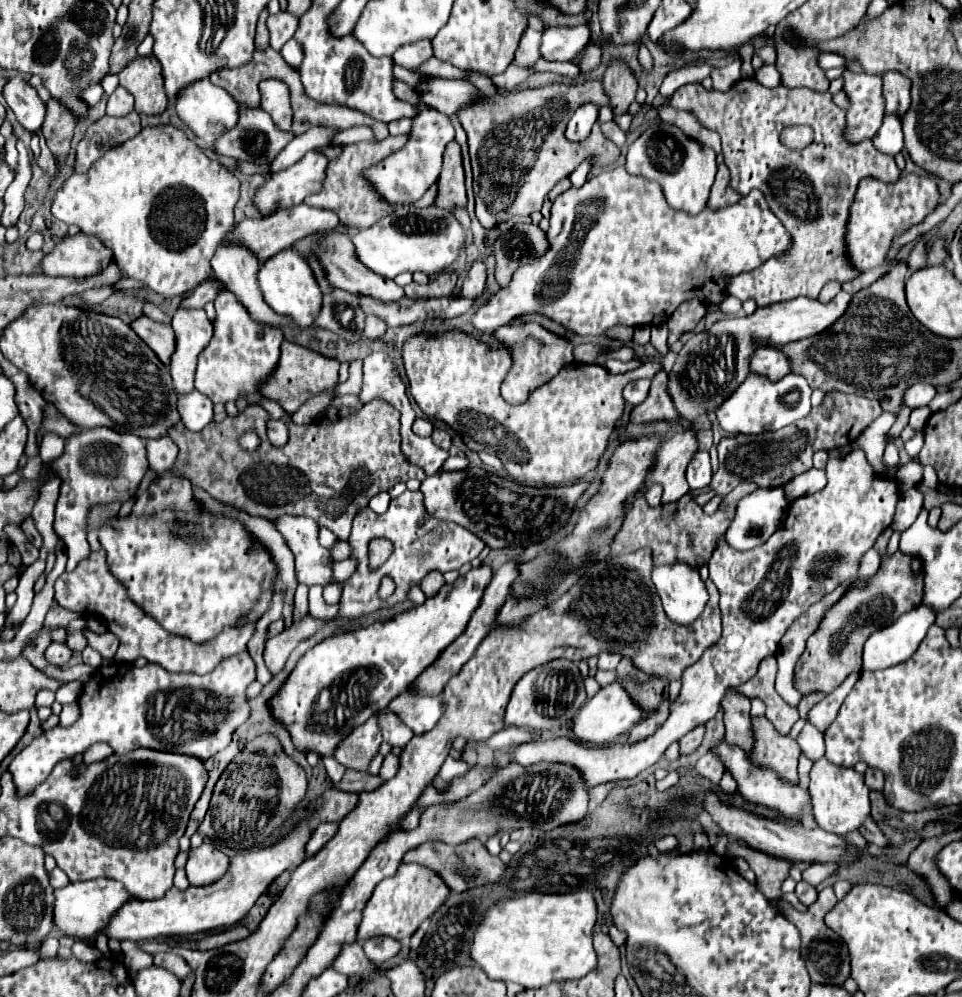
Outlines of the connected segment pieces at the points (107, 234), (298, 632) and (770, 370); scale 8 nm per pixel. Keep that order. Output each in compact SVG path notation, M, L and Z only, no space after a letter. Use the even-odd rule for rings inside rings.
M148 126L148 128L142 128L142 132L134 138L130 138L128 142L120 144L120 146L114 146L110 148L86 174L74 174L72 178L68 178L64 182L64 186L58 190L58 194L54 196L54 202L52 202L52 214L54 218L66 222L66 224L74 224L78 226L84 234L88 236L96 236L100 238L100 242L104 242L104 246L108 246L114 254L114 262L120 266L120 270L128 276L128 278L134 278L138 282L142 282L144 286L156 290L158 294L162 294L164 298L174 298L174 296L182 296L186 292L190 292L192 288L196 288L202 280L206 280L210 274L212 274L212 268L210 268L210 260L218 248L218 244L224 240L224 234L228 230L232 230L234 226L234 206L238 202L238 196L240 196L240 180L228 172L218 160L212 160L208 158L194 140L186 138L182 130L174 128L174 126Z
M306 614L300 622L294 622L288 630L280 632L278 636L266 640L266 648L264 648L264 662L268 666L268 670L272 674L280 672L290 652L306 638L314 636L318 630L322 630L326 626L326 620L314 618L312 614Z
M764 346L762 350L756 350L756 354L752 354L752 372L780 380L790 372L790 358L778 348Z

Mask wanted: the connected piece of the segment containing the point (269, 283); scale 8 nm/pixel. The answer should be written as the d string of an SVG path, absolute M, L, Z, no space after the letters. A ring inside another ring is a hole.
M288 248L272 258L268 258L264 264L258 268L258 284L262 290L262 296L266 304L284 316L292 316L300 328L310 326L316 320L316 314L320 312L320 302L322 302L322 292L316 282L316 276L306 262L304 256L300 256L294 248Z

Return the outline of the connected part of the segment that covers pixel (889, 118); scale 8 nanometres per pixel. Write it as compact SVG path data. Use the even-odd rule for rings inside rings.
M886 114L882 126L880 126L878 134L872 138L872 142L874 142L876 150L896 156L904 146L900 116L898 114Z

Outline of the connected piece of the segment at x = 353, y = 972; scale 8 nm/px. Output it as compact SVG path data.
M358 942L344 946L344 950L340 952L340 956L332 964L332 968L338 970L340 974L346 974L346 976L360 976L360 974L366 974L366 972L370 974L370 972L378 970L376 964L368 962L368 958Z

